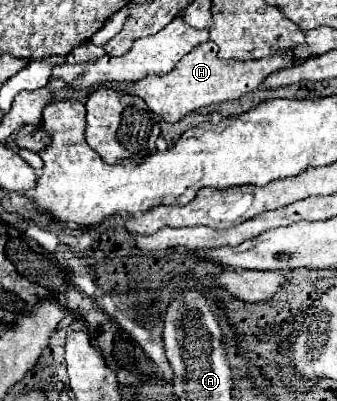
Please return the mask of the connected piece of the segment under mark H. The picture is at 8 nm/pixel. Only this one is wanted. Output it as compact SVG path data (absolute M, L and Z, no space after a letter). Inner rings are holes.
M209 40L209 42L195 46L195 50L191 50L187 56L183 56L179 60L179 64L175 66L175 70L171 70L169 74L147 76L147 78L135 82L131 88L127 88L127 92L143 98L147 102L147 106L153 112L161 114L167 122L177 122L183 116L187 116L189 112L199 110L201 106L211 106L211 104L241 98L243 94L257 90L257 86L261 84L261 80L267 74L277 72L281 68L295 66L297 62L301 64L303 60L297 60L293 56L293 52L275 54L275 56L267 56L261 60L221 60L217 56L217 44Z

